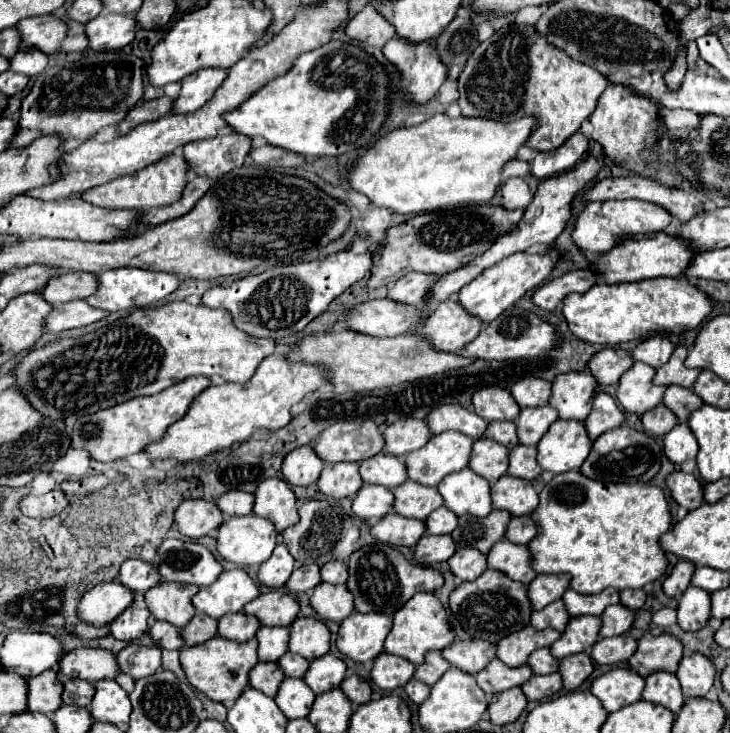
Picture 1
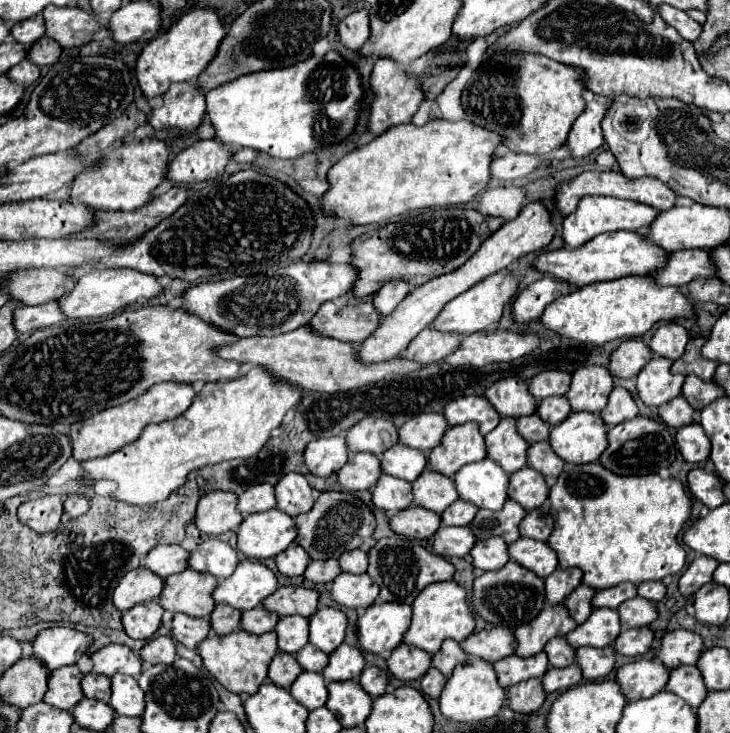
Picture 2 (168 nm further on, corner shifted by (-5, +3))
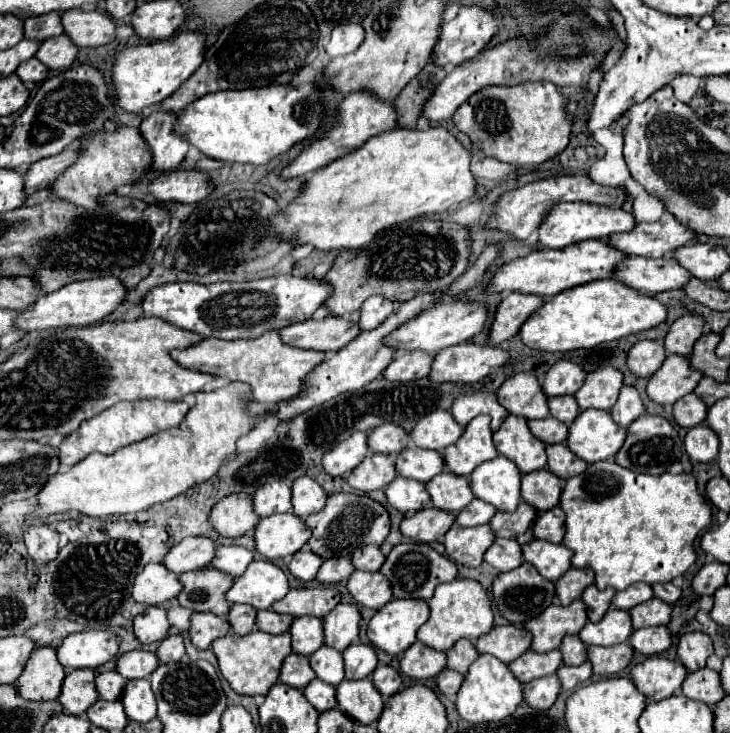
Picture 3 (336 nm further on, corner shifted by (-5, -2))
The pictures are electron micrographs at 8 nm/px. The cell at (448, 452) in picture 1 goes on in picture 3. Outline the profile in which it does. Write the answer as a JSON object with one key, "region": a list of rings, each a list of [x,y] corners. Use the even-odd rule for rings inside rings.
{"region":[[[477,416],[465,426],[463,436],[445,448],[445,466],[453,474],[469,476],[479,464],[493,460],[497,456],[495,444],[491,440],[493,432],[489,428],[489,416]]]}

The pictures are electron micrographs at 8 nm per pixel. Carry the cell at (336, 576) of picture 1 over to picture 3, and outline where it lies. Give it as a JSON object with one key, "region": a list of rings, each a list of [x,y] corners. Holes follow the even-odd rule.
{"region":[[[363,546],[363,548],[357,548],[353,552],[353,564],[357,570],[369,570],[369,572],[377,572],[381,568],[381,564],[385,562],[385,554],[381,550],[381,546]]]}

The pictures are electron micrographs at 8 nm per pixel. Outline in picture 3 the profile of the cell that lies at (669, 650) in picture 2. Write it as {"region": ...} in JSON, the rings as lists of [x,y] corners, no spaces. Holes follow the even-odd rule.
{"region":[[[687,632],[681,636],[677,646],[679,660],[689,670],[705,668],[705,660],[713,654],[713,640],[703,632]]]}

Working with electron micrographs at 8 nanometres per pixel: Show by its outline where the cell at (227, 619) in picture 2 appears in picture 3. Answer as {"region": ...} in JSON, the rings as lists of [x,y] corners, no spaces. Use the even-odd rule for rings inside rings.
{"region":[[[249,604],[231,606],[229,622],[235,634],[249,634],[251,630],[255,630],[255,618],[257,618],[257,608],[249,608]]]}

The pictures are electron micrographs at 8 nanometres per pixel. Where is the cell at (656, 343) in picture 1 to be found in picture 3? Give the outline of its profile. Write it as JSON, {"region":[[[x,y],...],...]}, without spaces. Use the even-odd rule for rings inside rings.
{"region":[[[687,314],[675,320],[665,336],[665,350],[669,354],[681,354],[681,356],[691,356],[693,354],[693,344],[697,338],[703,334],[705,328],[705,318],[697,314]]]}

